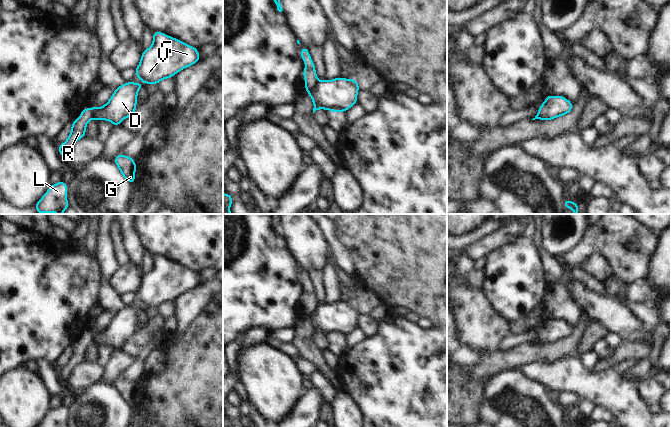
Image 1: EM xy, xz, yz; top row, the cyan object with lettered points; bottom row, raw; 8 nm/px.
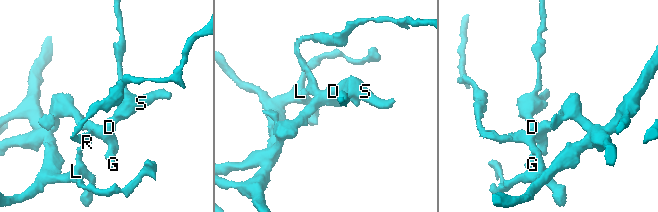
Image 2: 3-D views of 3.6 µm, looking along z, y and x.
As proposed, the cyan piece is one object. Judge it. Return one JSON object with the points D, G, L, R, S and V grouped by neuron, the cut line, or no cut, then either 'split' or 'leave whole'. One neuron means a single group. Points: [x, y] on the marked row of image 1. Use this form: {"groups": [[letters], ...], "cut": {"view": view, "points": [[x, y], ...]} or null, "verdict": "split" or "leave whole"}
{"groups": [["D", "G", "S", "V"], ["L", "R"]], "cut": {"view": "xz", "points": [[319, 81], [308, 92]]}, "verdict": "split"}

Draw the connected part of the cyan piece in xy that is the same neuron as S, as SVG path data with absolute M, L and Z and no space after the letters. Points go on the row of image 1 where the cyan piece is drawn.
M156 31L151 47L143 50L135 76L147 84L158 84L199 60L197 48Z

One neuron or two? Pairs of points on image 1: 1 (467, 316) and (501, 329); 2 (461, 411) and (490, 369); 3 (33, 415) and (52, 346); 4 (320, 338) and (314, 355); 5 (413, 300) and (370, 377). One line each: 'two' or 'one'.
1: one
2: two
3: two
4: two
5: two

